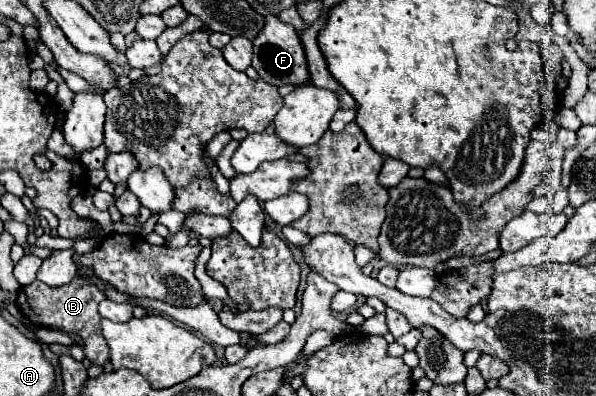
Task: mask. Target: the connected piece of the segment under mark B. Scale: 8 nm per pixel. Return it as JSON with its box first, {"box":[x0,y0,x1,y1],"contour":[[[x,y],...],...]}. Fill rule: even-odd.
{"box":[16,280,110,367],"contour":[[[36,280],[19,289],[16,305],[22,311],[22,315],[36,327],[48,327],[48,329],[62,331],[66,335],[78,335],[84,341],[86,357],[94,365],[104,367],[110,361],[110,349],[102,337],[102,331],[100,331],[102,317],[98,313],[98,305],[104,299],[106,299],[106,295],[102,295],[102,291],[98,291],[98,287],[86,285],[82,281],[70,281],[66,285],[53,288]]]}

